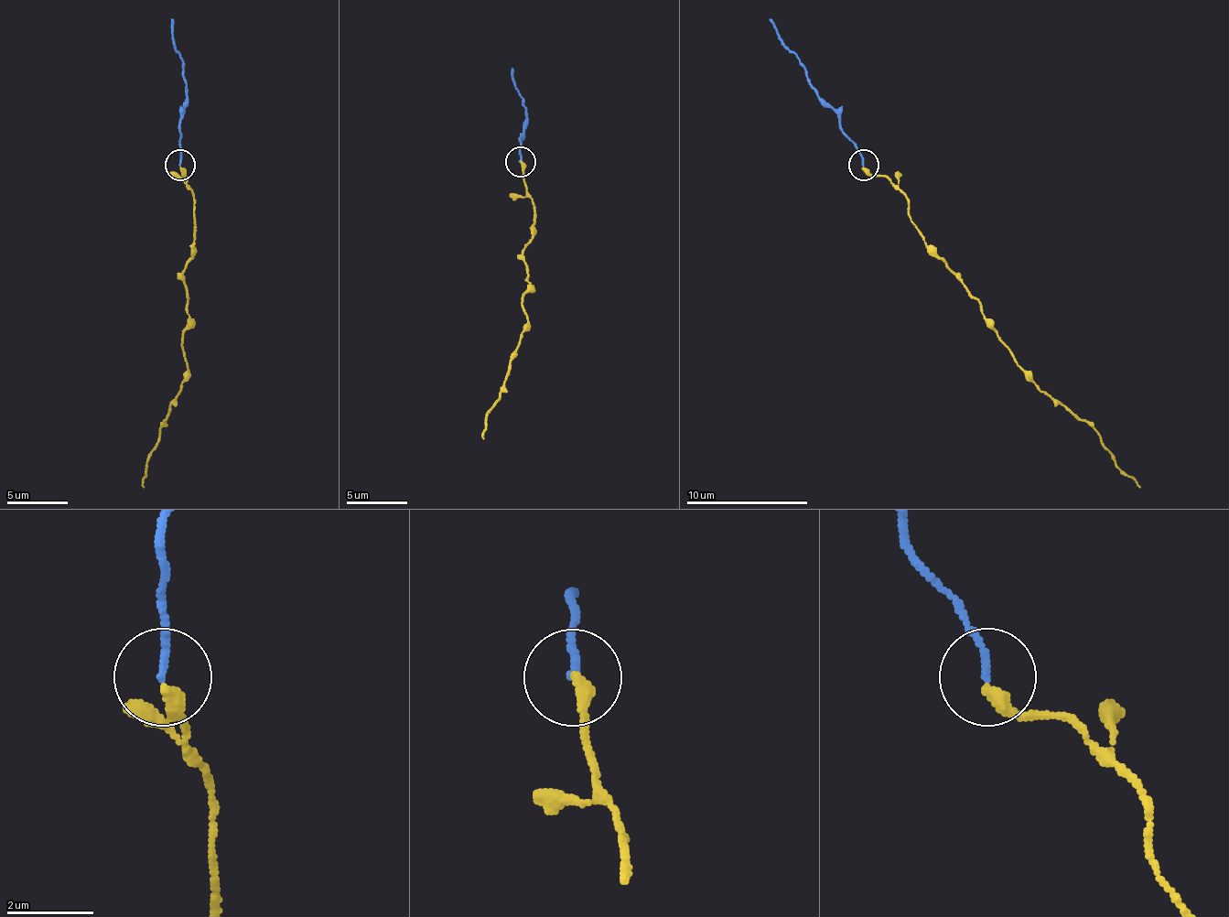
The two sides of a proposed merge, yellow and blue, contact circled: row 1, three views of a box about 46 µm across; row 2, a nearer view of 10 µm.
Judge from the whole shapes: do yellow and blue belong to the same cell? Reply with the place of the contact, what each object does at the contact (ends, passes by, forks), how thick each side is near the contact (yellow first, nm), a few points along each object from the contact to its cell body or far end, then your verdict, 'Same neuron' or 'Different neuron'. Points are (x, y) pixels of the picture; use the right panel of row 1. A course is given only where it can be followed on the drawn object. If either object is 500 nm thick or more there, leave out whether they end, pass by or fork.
Place: (863, 165). At the ring yellow ends. At the ring blue ends. Thickness 320 nm (yellow) against 160 nm. Course of yellow: (864, 166), (907, 199), (907, 214), (925, 244), (979, 303), (986, 324), (1029, 375), (1098, 433), (1141, 488). Course of blue: (864, 166), (839, 117), (818, 95), (770, 19). Same neuron

